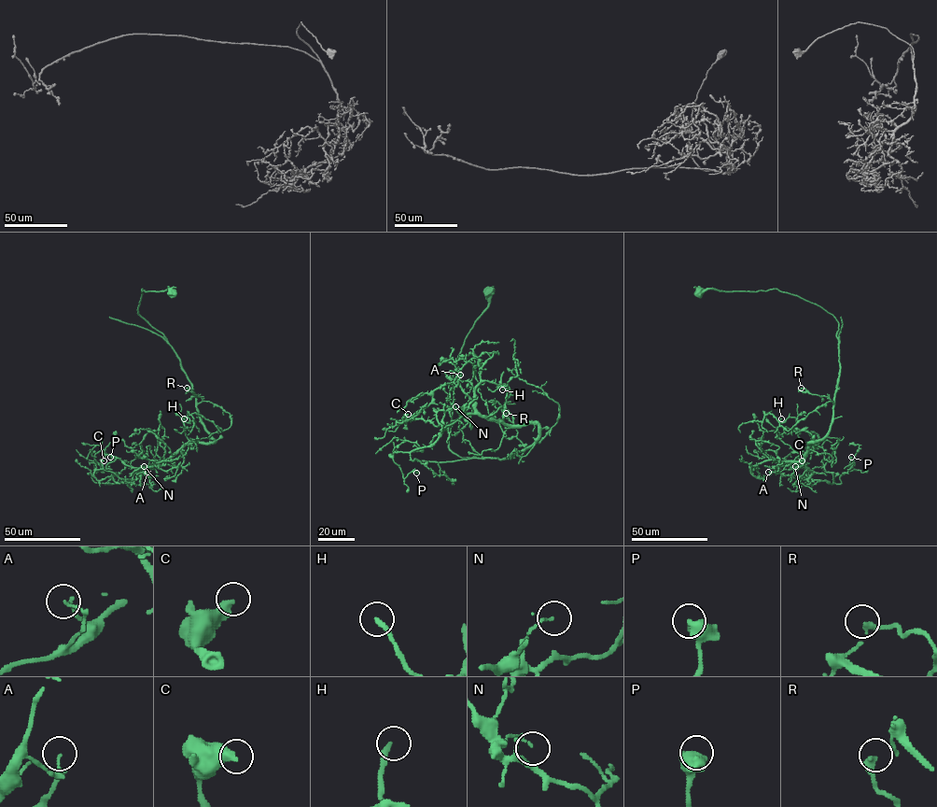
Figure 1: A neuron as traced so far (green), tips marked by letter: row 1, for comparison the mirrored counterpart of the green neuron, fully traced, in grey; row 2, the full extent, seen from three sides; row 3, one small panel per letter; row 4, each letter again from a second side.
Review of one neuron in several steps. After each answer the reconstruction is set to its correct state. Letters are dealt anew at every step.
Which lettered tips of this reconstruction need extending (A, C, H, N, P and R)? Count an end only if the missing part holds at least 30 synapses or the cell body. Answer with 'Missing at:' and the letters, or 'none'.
Missing at: none

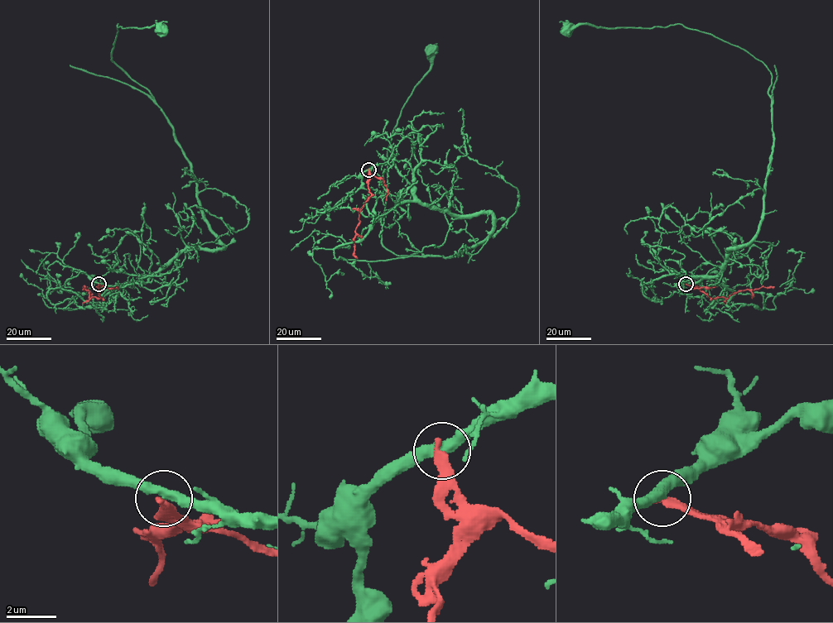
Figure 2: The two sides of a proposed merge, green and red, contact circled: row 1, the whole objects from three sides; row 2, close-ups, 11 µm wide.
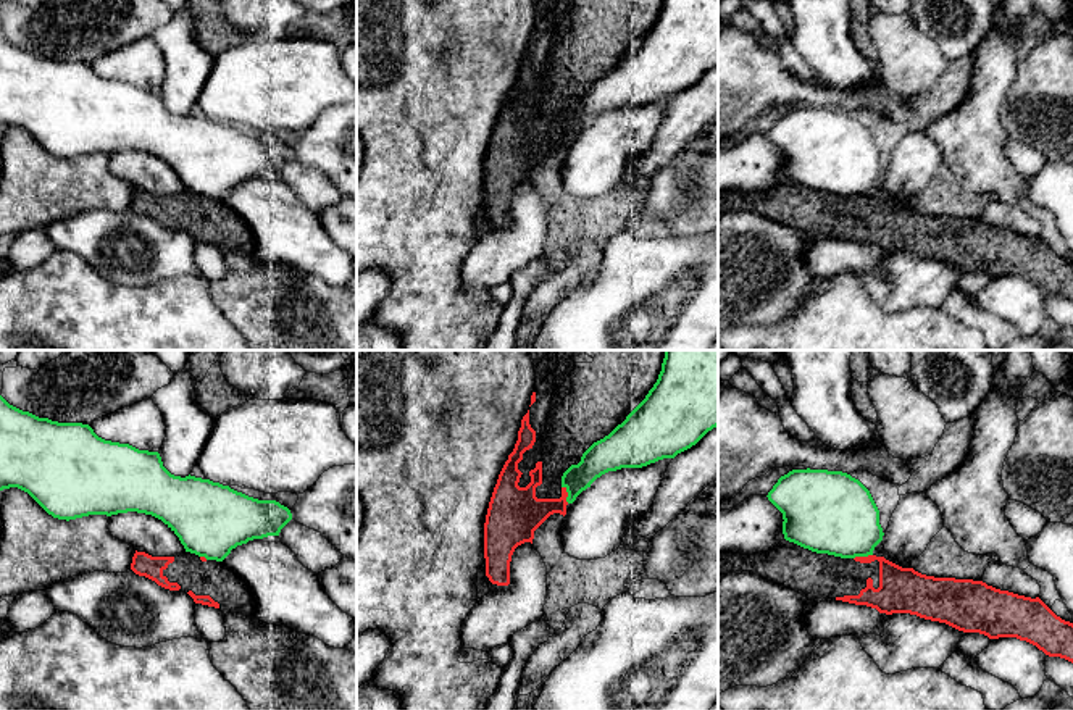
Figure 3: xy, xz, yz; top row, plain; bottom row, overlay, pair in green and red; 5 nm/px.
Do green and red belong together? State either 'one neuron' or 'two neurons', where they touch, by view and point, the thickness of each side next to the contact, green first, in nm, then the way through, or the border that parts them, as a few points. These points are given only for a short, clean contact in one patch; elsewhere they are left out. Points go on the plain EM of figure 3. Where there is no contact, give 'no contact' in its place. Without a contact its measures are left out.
two neurons | xz (568, 133) | 160/220 nm | along xz (562, 125), (568, 141)

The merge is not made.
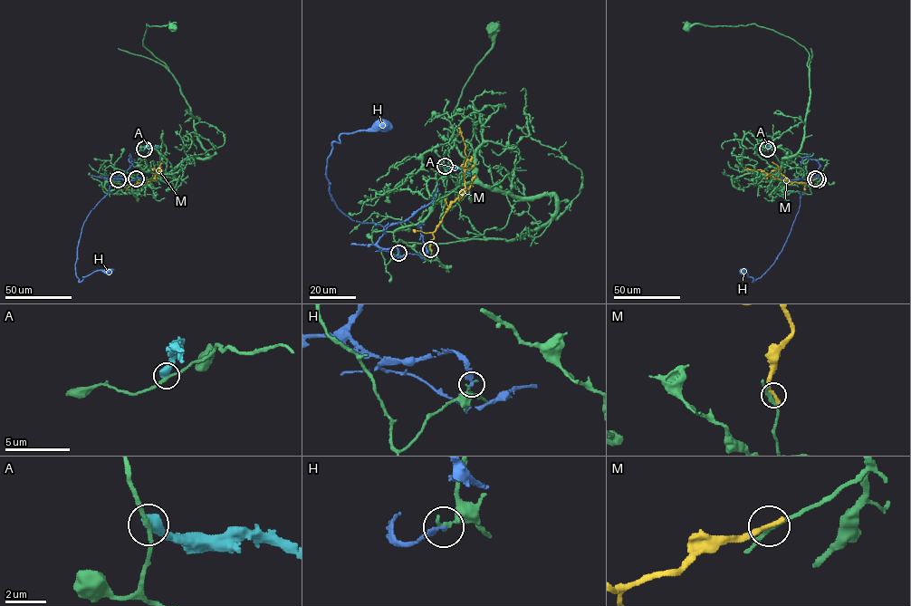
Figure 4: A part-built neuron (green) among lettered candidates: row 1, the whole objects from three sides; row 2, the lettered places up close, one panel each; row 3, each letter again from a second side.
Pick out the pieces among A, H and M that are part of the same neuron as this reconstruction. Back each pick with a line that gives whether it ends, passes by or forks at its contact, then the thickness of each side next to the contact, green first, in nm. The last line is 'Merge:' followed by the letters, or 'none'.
Merge: none

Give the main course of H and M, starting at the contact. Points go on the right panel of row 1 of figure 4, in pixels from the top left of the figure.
H: (818, 179), (806, 180), (790, 233), (772, 264), (752, 282), (753, 278), (743, 269)
M: (815, 178), (806, 183), (791, 182), (775, 178), (761, 169), (743, 169)

